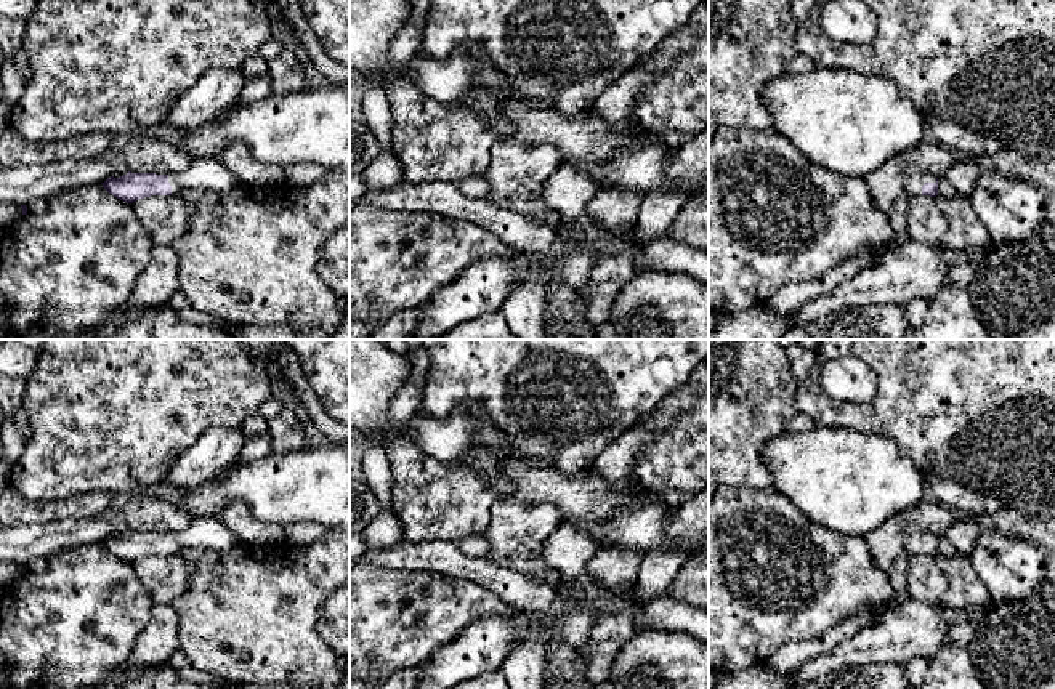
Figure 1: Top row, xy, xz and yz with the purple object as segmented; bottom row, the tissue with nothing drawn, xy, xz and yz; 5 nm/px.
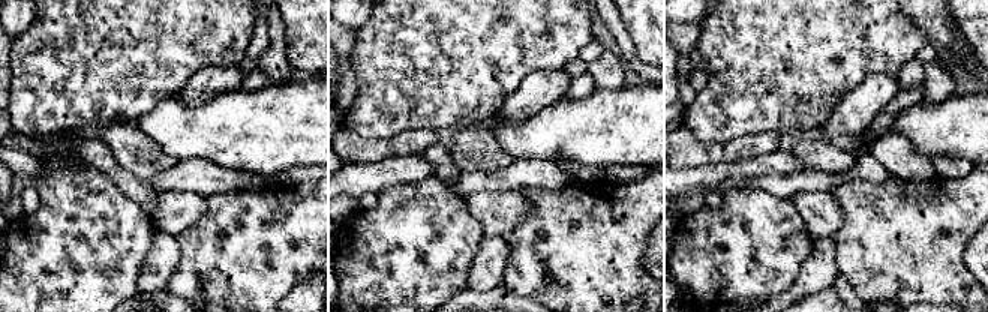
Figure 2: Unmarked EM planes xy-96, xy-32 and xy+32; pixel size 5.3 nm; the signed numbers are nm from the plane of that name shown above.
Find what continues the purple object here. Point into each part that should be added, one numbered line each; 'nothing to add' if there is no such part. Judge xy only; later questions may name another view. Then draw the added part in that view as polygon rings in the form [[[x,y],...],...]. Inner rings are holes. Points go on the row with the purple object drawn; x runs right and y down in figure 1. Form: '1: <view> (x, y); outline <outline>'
1: xy (202, 173); outline [[[192,159],[191,165],[168,175],[172,195],[180,195],[188,189],[210,189],[216,192],[229,191],[242,184],[242,181],[218,159]]]

